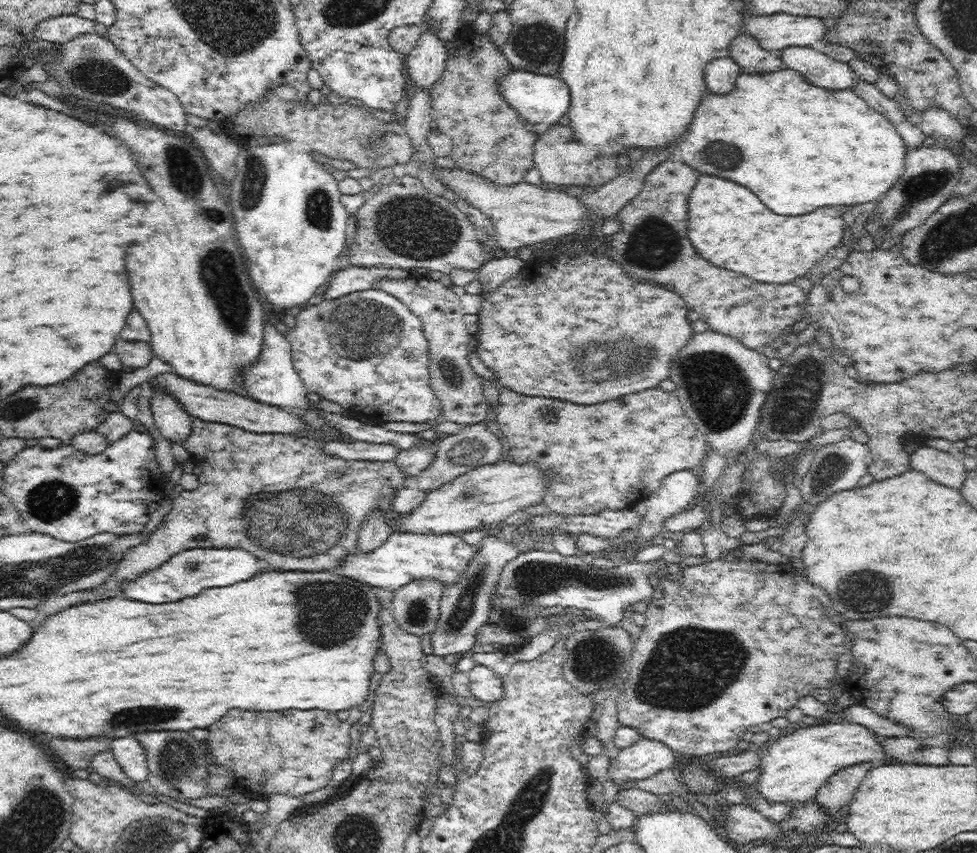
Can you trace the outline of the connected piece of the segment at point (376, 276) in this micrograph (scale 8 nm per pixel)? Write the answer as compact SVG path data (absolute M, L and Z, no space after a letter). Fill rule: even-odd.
M346 266L344 268L337 268L333 272L330 285L324 294L325 298L334 300L362 290L374 289L382 278L400 280L408 278L410 275L411 269Z

